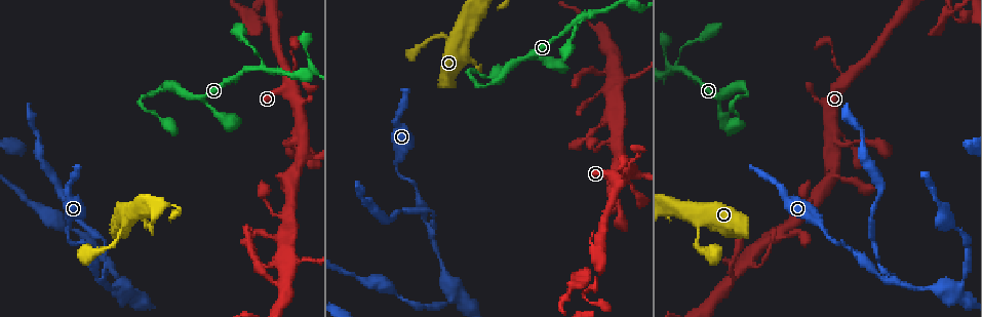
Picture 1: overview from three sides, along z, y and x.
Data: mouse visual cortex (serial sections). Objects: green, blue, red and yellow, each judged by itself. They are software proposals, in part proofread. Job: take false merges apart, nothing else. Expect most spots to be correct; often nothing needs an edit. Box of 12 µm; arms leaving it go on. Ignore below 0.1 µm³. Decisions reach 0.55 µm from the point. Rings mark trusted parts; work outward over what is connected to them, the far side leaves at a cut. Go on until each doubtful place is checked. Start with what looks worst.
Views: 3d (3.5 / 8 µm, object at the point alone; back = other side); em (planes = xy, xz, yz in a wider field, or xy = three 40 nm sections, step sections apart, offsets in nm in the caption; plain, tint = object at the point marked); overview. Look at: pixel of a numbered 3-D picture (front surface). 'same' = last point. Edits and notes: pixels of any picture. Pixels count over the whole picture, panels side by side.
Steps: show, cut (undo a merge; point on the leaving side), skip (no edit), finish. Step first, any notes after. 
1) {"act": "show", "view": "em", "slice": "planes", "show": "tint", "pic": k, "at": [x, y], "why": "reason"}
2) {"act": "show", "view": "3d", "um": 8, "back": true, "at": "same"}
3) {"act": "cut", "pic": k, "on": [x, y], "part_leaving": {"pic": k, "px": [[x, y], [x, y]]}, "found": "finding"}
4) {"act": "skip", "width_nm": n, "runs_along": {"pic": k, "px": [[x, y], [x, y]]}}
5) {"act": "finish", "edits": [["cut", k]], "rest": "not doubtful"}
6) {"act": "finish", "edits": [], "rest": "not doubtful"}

{"act": "show", "view": "3d", "um": 3.5, "back": true, "pic": 1, "at": [948, 12]}

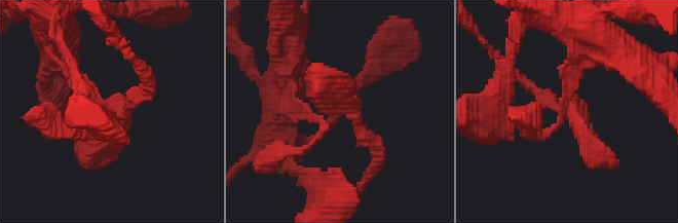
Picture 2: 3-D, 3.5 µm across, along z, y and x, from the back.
{"act": "show", "view": "em", "slice": "xy", "step": 3, "show": "tint", "pic": 2, "at": [325, 114], "why": "now the EM"}

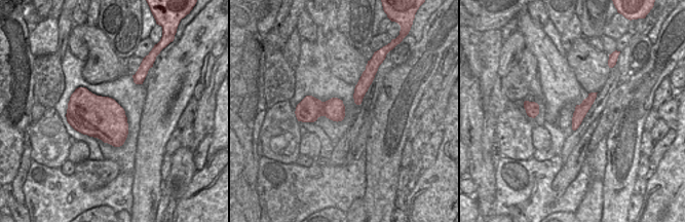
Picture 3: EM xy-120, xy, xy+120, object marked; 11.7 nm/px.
{"act": "show", "view": "em", "slice": "xy", "step": 2, "show": "tint", "at": "same"}

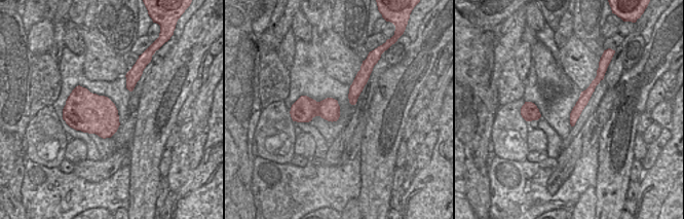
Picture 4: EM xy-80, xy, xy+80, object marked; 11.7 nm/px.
{"act": "skip", "runs_along": {"pic": 4, "px": [[598, 78], [585, 95], [572, 121]]}, "found": "all the same cell"}

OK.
{"act": "show", "view": "3d", "um": 8, "pic": 1, "at": [260, 68], "why": "a narrow waist"}

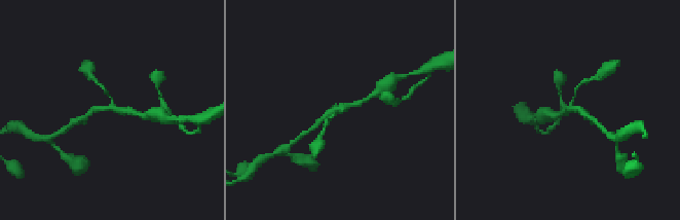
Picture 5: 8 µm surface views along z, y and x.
{"act": "show", "view": "em", "slice": "xy", "step": 5, "show": "tint", "pic": 5, "at": [111, 104]}

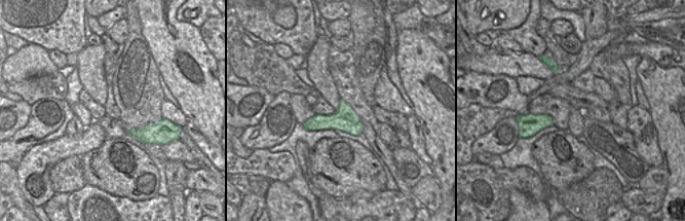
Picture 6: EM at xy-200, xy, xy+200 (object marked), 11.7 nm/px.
{"act": "skip", "width_nm": 280, "runs_along": {"pic": 5, "px": [[317, 122], [330, 112], [368, 99]]}, "found": "continuous, no second cell"}

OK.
{"act": "show", "view": "3d", "um": 8, "back": true, "pic": 1, "at": [426, 225], "why": "branch point"}

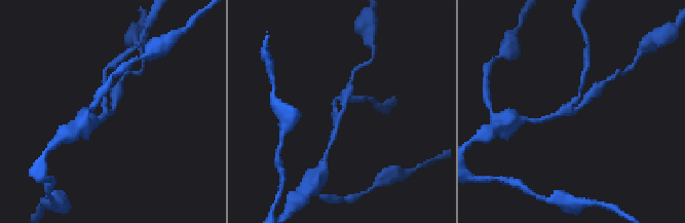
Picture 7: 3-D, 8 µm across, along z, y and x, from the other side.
{"act": "show", "view": "3d", "um": 3.5, "pic": 7, "at": [107, 113], "why": "zoom in"}

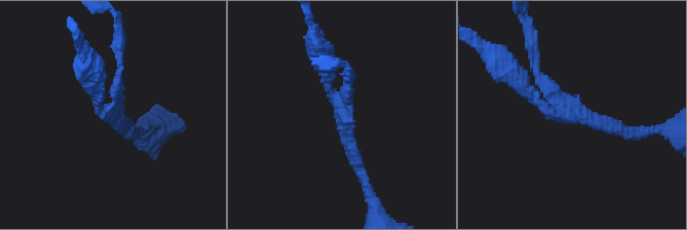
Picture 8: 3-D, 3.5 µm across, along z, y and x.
{"act": "show", "view": "em", "slice": "xy", "step": 2, "show": "tint", "pic": 8, "at": [335, 101], "arms": 3, "arm_widths_nm": [100, 200, 300]}

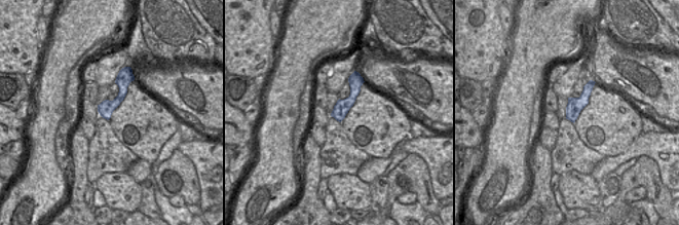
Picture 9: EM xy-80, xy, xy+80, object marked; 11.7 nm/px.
{"act": "skip", "runs_along": {"pic": 9, "px": [[124, 70], [122, 94], [107, 116]]}, "found": "continuous, no second cell"}

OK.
{"act": "finish", "edits": [], "rest": "not doubtful"}

